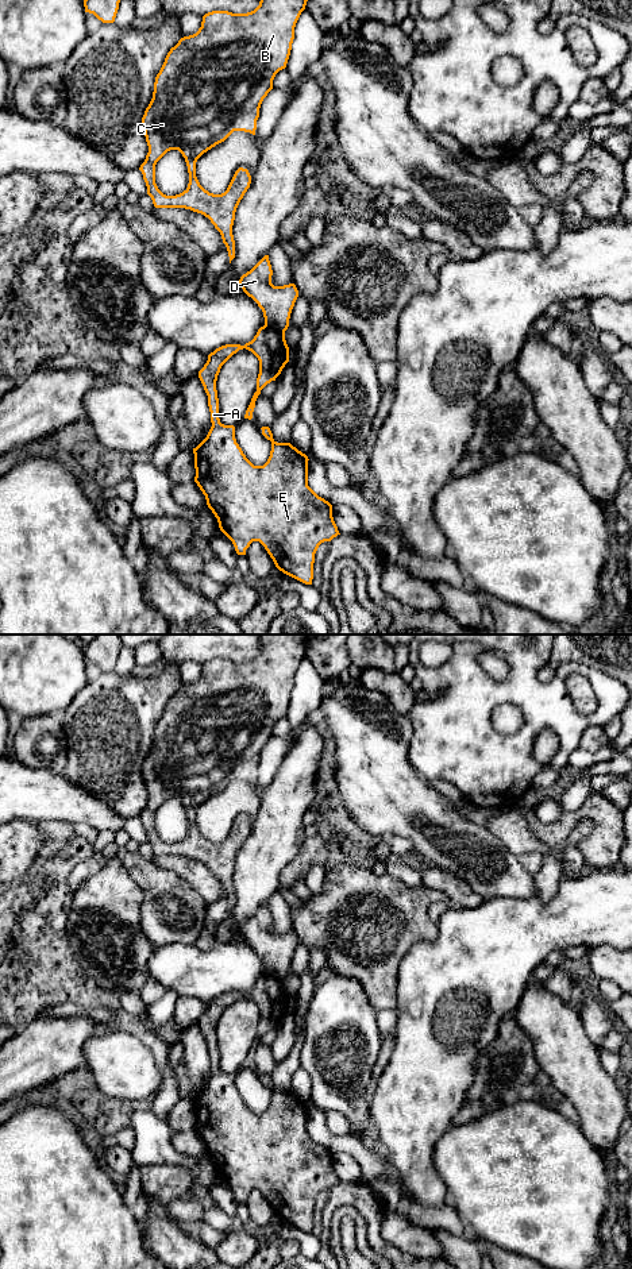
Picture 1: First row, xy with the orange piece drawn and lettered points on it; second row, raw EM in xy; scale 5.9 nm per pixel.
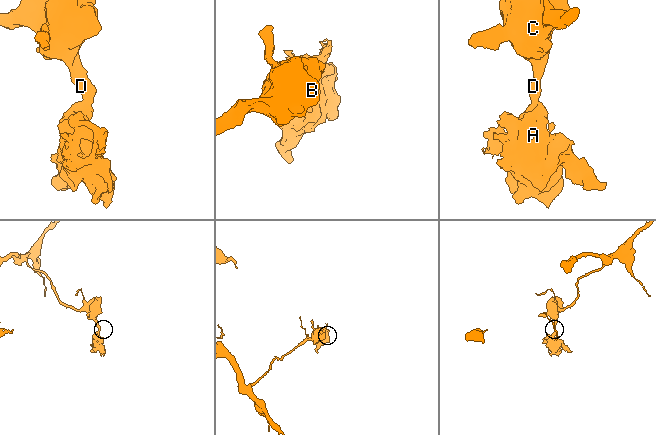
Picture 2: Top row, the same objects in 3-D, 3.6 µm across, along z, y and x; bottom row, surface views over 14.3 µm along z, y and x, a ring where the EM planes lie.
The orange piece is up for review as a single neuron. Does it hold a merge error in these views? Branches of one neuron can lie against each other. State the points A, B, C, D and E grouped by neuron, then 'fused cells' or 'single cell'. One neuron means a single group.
A E / B C D; fused cells

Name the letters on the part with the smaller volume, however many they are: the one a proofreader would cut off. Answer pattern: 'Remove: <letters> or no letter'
Remove: A, E

